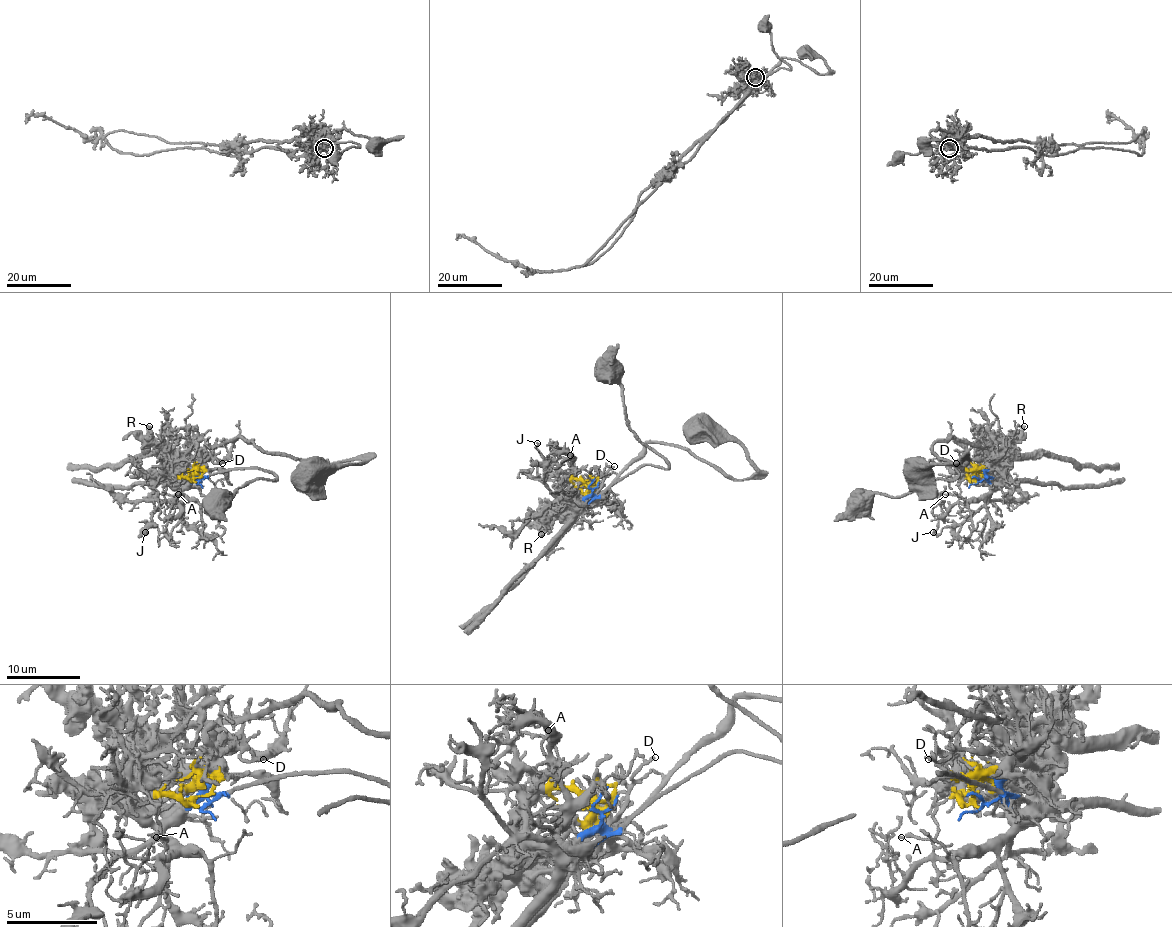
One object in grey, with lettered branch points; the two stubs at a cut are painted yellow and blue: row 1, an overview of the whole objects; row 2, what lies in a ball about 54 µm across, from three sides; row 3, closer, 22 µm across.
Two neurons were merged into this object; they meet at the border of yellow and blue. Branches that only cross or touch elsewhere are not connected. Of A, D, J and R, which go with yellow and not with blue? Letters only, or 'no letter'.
D, R

